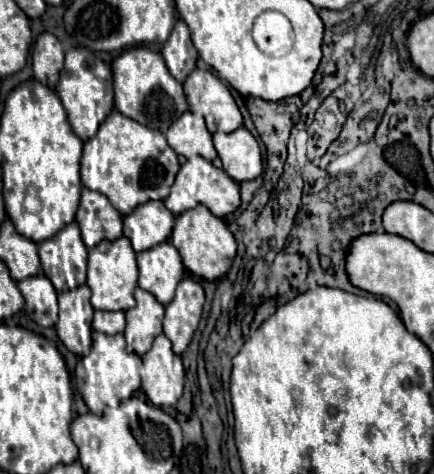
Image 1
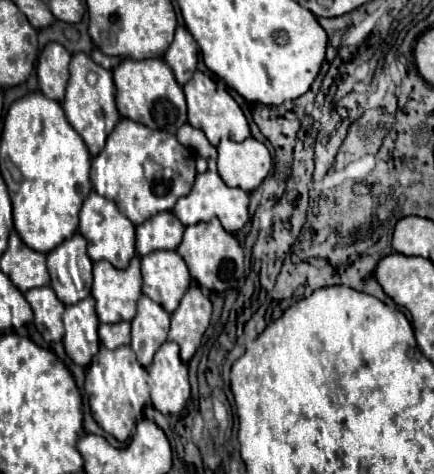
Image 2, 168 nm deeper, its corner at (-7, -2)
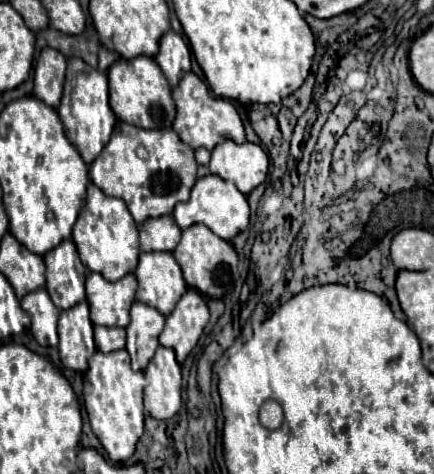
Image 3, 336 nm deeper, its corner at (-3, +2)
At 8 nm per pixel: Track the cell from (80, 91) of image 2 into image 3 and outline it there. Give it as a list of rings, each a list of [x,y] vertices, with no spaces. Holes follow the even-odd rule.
[[[71,57],[67,61],[67,83],[63,89],[61,105],[57,107],[57,113],[67,129],[67,137],[77,147],[85,163],[91,163],[99,151],[105,147],[105,143],[111,137],[115,115],[109,107],[109,93],[107,93],[107,75],[89,67],[83,59]]]

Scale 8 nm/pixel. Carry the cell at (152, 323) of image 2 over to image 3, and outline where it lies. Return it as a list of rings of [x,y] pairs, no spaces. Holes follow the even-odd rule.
[[[135,301],[131,307],[131,323],[127,325],[127,351],[131,355],[131,367],[143,371],[159,347],[159,331],[163,331],[165,317],[153,307]]]

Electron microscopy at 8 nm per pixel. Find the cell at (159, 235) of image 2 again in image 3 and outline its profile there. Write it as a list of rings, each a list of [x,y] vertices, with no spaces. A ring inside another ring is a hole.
[[[171,215],[147,219],[139,225],[141,251],[173,251],[181,239],[181,229]]]

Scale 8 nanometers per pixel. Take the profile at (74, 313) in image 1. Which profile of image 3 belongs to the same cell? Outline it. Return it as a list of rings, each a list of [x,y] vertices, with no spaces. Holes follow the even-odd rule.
[[[86,300],[63,311],[59,317],[59,355],[67,369],[87,371],[88,359],[95,353],[94,325]]]

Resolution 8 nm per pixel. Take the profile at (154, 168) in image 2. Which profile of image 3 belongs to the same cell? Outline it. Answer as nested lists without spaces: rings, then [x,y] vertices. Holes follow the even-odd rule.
[[[119,121],[111,143],[89,165],[89,177],[105,195],[123,199],[133,219],[141,223],[149,217],[171,215],[175,203],[189,199],[189,191],[197,179],[197,161],[193,149],[173,129],[141,129]]]

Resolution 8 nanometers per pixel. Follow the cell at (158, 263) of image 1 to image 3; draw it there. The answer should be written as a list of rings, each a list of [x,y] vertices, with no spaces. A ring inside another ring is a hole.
[[[167,251],[141,253],[135,277],[139,281],[137,301],[155,307],[163,315],[169,315],[183,291],[187,291],[181,267]]]

